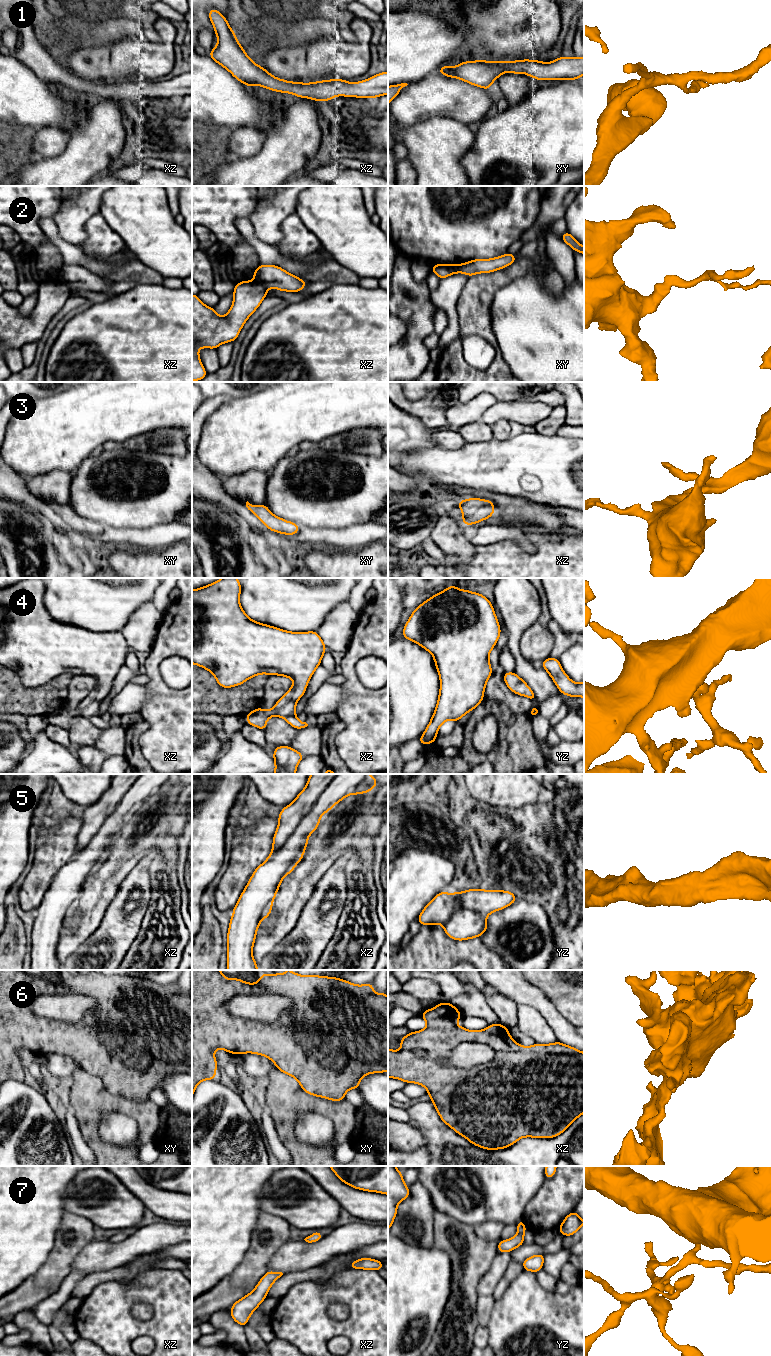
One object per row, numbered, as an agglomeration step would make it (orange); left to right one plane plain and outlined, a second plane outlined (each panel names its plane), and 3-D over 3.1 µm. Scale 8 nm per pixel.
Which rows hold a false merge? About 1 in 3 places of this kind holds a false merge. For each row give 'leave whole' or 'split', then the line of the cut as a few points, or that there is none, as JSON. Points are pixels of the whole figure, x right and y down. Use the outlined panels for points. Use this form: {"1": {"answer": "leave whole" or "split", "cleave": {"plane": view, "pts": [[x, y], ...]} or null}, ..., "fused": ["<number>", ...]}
{"1": {"answer": "leave whole", "cleave": null}, "2": {"answer": "split", "cleave": {"plane": "xz", "pts": [[256, 280], [266, 287]]}}, "3": {"answer": "leave whole", "cleave": null}, "4": {"answer": "leave whole", "cleave": null}, "5": {"answer": "leave whole", "cleave": null}, "6": {"answer": "split", "cleave": {"plane": "xy", "pts": [[294, 1005], [279, 995], [239, 994], [225, 1009]]}}, "7": {"answer": "leave whole", "cleave": null}, "fused": ["2", "6"]}

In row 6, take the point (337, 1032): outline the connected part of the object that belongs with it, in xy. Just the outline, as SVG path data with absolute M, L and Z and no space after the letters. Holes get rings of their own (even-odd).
M192 970L192 1097L195 1088L202 1080L214 1080L216 1078L216 1068L218 1066L214 1056L214 1051L216 1049L223 1049L231 1054L254 1053L268 1057L281 1072L296 1078L301 1088L307 1094L332 1101L343 1101L349 1089L358 1090L360 1080L365 1075L388 1072L388 996L386 992L376 994L373 990L373 982L364 985L355 985L341 978L317 975L303 976L291 972L290 970L287 970L284 974L273 973L272 975L263 972L260 979L255 984L247 983L239 978L228 979L220 970ZM251 994L273 994L288 997L294 1006L289 1013L284 1014L272 1024L236 1017L226 1010L226 1004L234 997Z

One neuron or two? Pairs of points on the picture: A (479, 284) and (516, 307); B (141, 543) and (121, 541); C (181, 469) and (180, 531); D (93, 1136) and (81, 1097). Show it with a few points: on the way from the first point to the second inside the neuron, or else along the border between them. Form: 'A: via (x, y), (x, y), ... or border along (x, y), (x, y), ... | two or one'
A: border along (513, 279), (494, 295), (490, 305), (490, 317) | two
B: via (136, 541), (126, 541) | one
C: border along (174, 520), (151, 527) | two
D: via (88, 1126), (88, 1107) | one

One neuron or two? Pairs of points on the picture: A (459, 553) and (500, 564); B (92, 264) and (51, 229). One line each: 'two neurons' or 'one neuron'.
A: two neurons
B: one neuron

